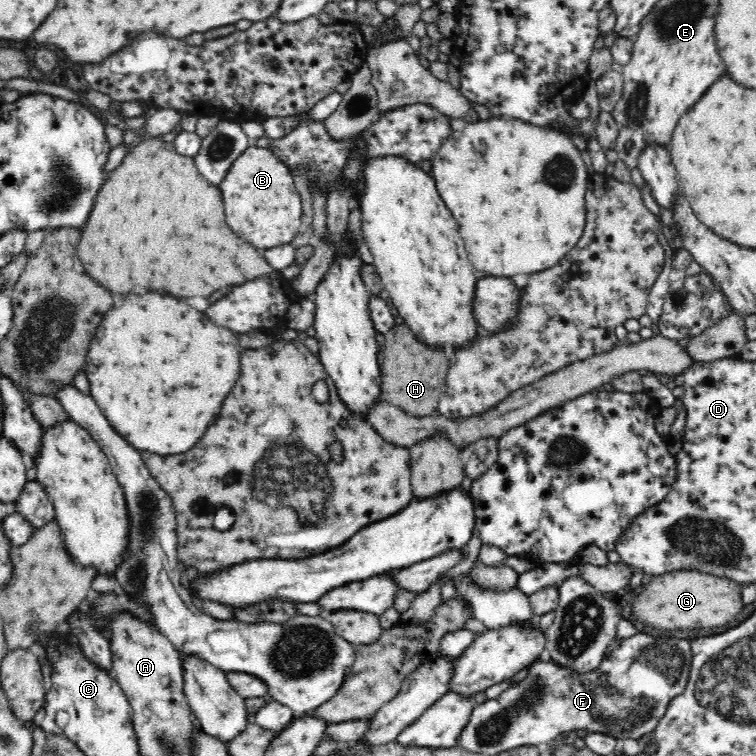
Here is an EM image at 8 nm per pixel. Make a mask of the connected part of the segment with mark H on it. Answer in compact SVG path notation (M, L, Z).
M405 323L394 324L392 330L384 335L384 346L382 349L384 358L380 364L380 373L382 378L382 395L381 400L384 400L396 407L400 407L404 412L415 417L430 417L436 414L440 398L443 394L446 370L449 366L448 356L444 356L444 348L439 346L431 346L424 344L411 331L411 328Z

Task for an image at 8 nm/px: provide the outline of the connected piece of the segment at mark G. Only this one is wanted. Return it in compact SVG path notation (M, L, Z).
M706 572L660 574L653 577L635 599L634 616L638 618L638 622L662 630L716 628L734 620L744 608L740 596L740 584Z

